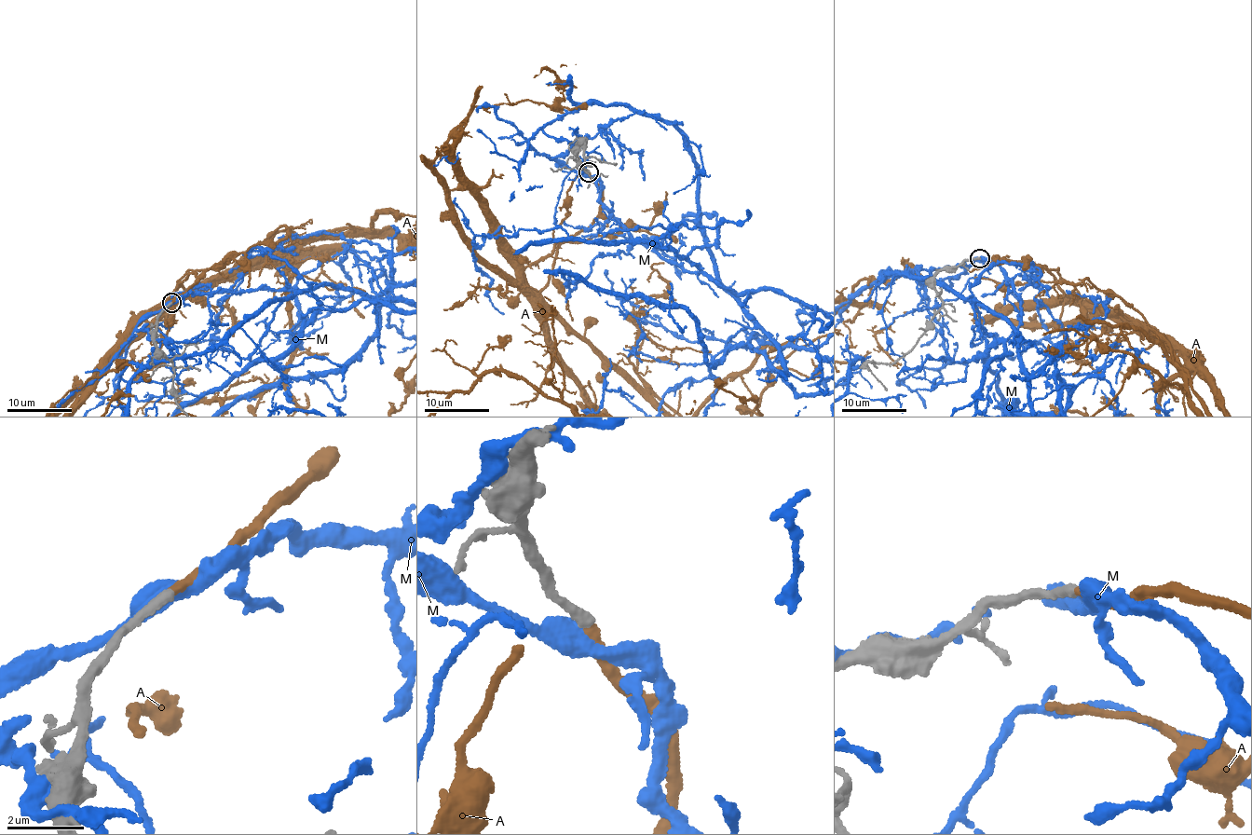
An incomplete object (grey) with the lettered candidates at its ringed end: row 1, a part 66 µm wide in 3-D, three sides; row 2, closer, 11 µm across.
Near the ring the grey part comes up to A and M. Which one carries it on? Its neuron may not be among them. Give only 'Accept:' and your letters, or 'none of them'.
Accept: A

